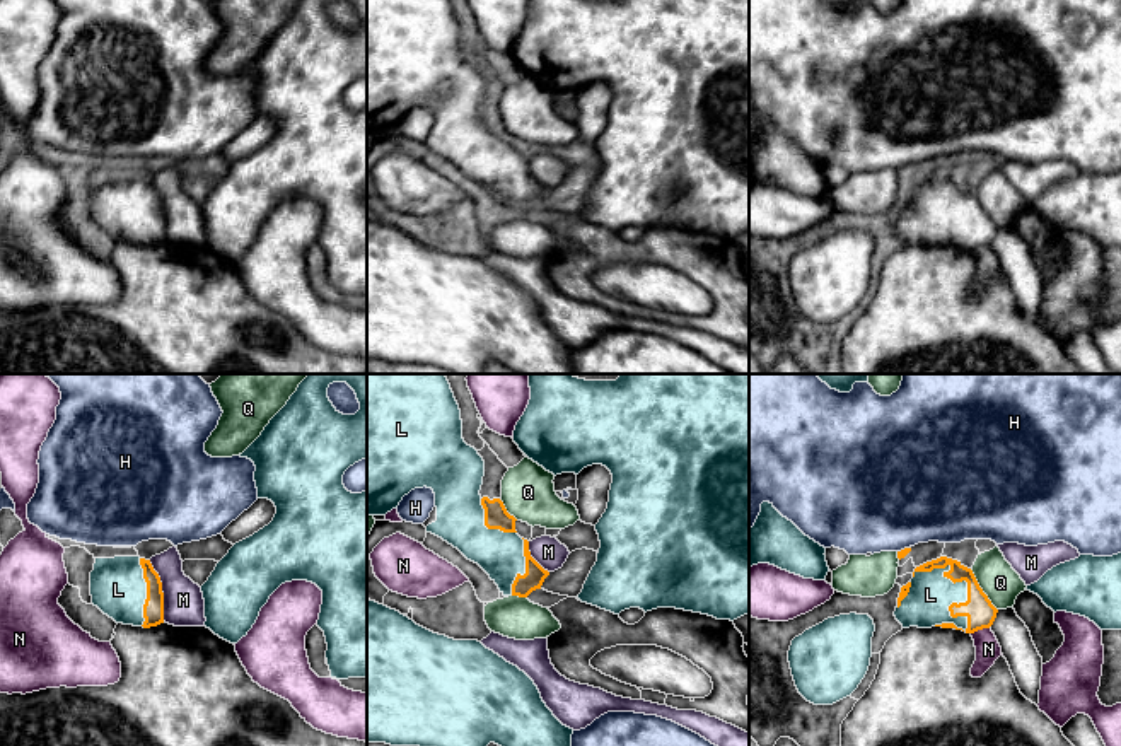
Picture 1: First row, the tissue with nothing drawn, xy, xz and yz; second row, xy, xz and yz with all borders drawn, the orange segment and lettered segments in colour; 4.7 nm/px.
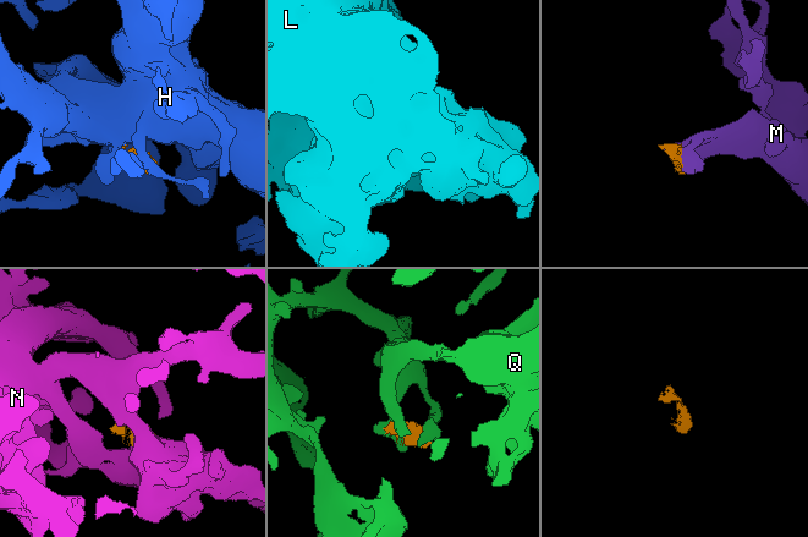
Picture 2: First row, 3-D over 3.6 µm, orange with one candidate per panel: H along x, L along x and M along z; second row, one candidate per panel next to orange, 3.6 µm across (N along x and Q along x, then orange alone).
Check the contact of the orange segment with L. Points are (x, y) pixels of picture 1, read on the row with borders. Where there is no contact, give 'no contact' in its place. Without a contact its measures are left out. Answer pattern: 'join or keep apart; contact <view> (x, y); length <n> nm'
join; contact yz (968, 589); length 380 nm

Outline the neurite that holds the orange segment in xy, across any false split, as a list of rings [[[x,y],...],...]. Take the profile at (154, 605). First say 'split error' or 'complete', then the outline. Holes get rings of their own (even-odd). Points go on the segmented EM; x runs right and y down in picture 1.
split error; [[[140,557],[96,558],[90,572],[92,604],[116,623],[164,623],[164,592],[150,560]]]

